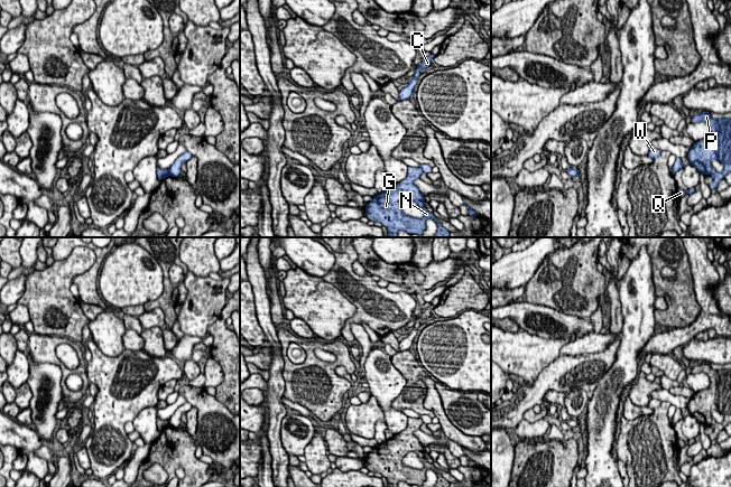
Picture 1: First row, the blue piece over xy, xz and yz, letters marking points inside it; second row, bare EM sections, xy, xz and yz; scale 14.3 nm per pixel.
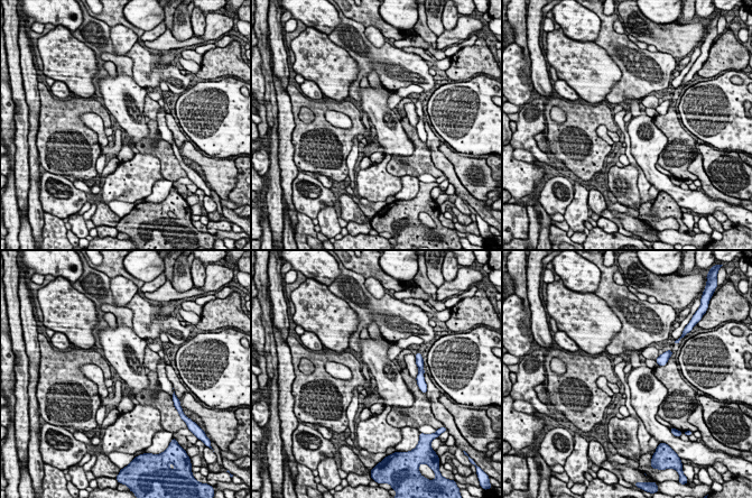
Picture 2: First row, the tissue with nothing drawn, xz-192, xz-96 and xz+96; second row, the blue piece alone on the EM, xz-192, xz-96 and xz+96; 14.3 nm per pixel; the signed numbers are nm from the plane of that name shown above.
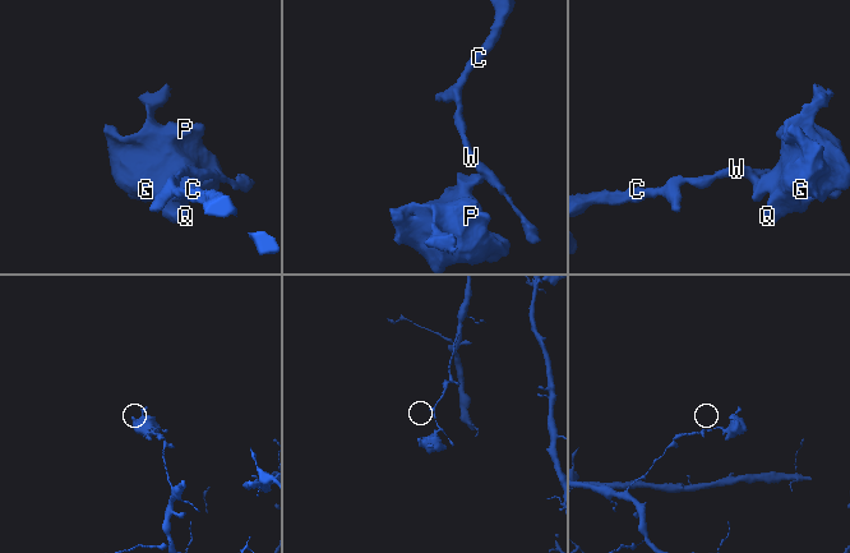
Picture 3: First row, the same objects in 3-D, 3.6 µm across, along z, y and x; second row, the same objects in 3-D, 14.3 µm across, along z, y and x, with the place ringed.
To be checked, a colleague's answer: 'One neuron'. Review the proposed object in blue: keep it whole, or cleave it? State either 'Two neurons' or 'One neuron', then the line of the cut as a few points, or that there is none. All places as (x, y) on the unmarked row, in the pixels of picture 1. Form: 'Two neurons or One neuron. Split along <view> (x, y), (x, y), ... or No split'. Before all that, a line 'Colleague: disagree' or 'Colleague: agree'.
Colleague: disagree
Two neurons. Split along xy (168, 420), (169, 424)

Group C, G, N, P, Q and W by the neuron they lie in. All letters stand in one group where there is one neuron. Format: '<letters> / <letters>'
C W / G N P Q

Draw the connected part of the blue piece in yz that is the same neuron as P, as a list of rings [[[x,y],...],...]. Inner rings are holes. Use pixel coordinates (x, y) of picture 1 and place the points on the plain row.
[[[703,362],[700,365],[695,365],[691,373],[705,373],[710,377],[710,386],[694,393],[694,396],[690,399],[687,410],[690,415],[701,424],[713,427],[713,432],[709,437],[713,441],[719,432],[731,422],[731,371],[715,371]],[[712,411],[720,411],[723,415],[723,421],[715,422],[711,416]]]

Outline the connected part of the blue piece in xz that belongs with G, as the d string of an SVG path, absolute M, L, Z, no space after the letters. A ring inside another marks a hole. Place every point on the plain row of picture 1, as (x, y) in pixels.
M408 418L407 428L390 440L378 444L364 457L369 471L379 472L388 480L388 487L397 487L399 481L419 487L426 480L426 471L432 469L437 475L435 487L448 487L450 483L436 470L433 463L425 460L424 446L414 434L420 429L423 421L420 418ZM408 452L415 452L420 458L424 467L422 469L409 468L402 465L401 460Z

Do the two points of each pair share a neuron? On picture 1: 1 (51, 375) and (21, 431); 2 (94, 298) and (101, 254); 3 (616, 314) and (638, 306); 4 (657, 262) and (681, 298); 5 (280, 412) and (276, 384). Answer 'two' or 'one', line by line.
1: two
2: one
3: two
4: one
5: one

